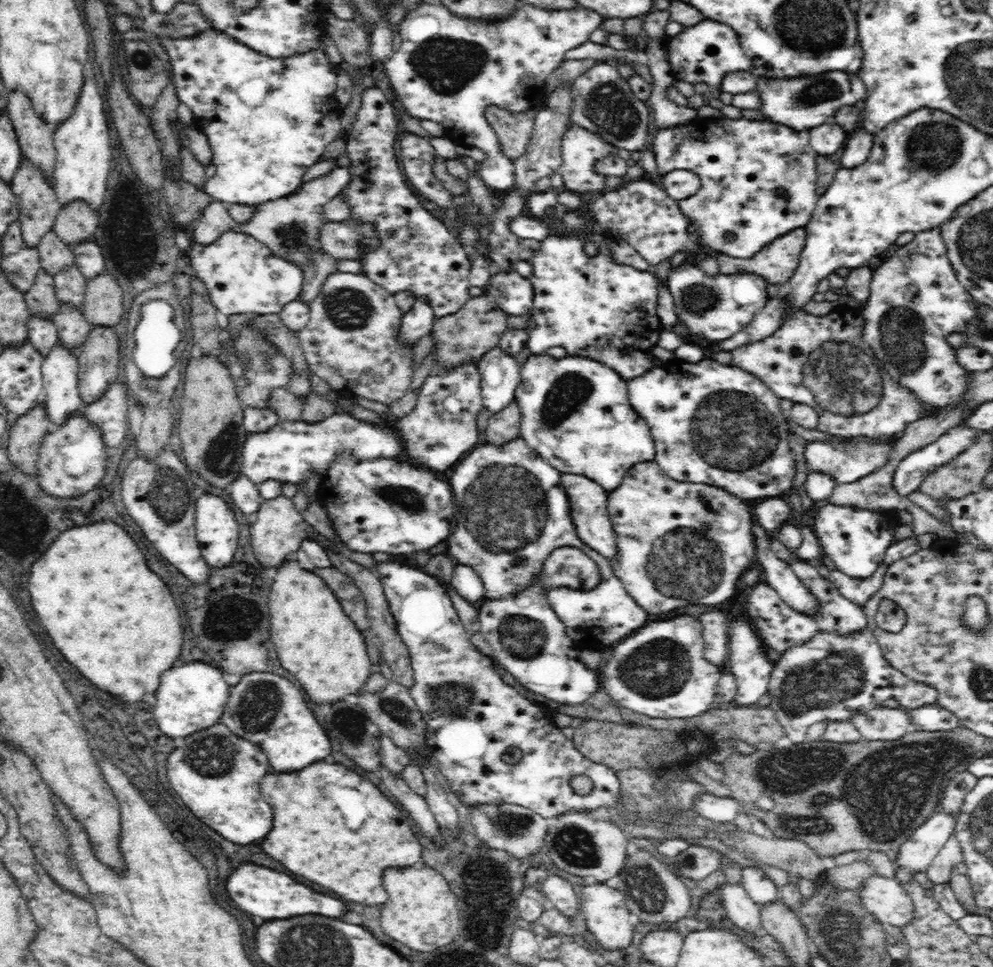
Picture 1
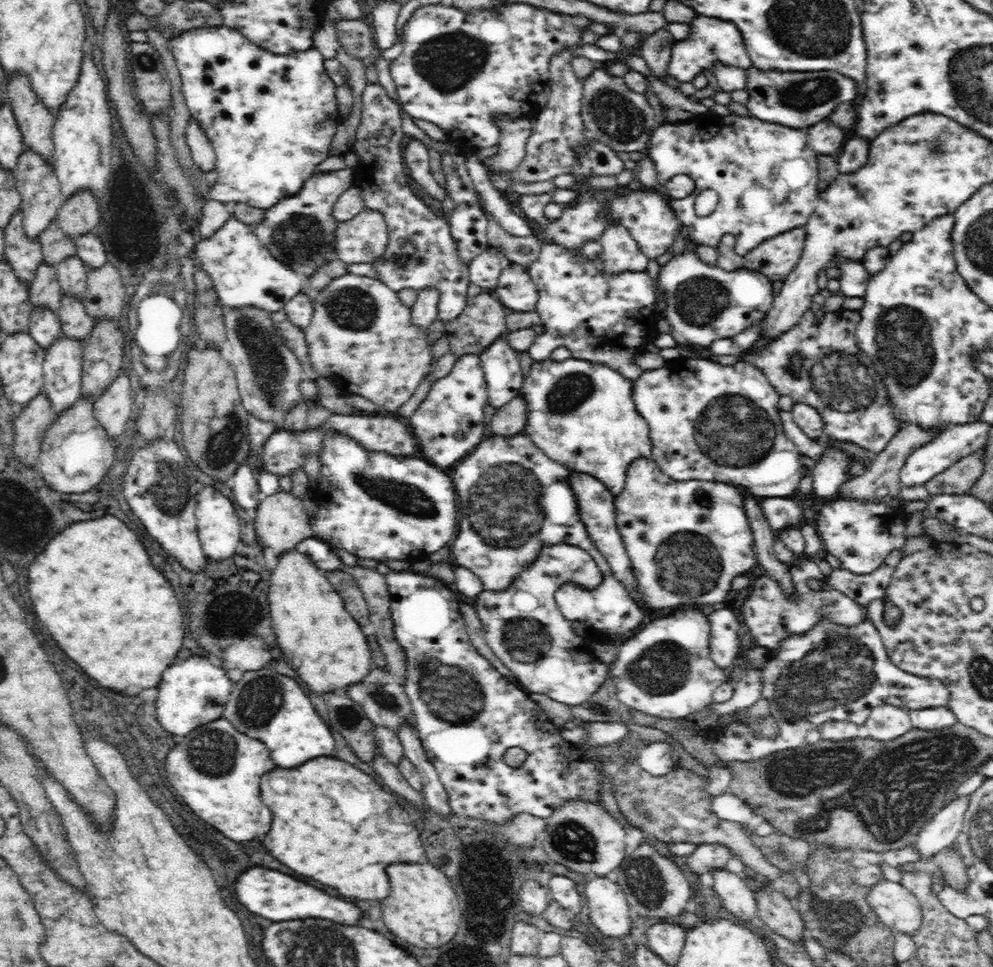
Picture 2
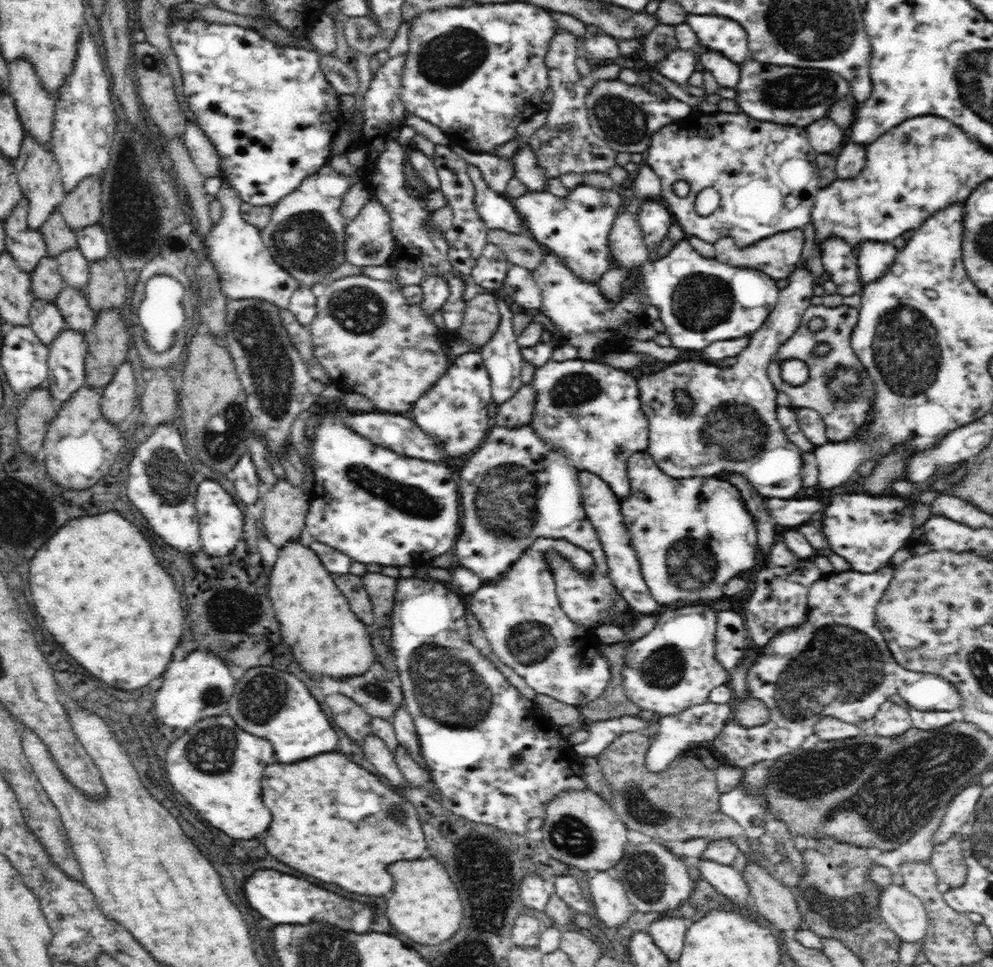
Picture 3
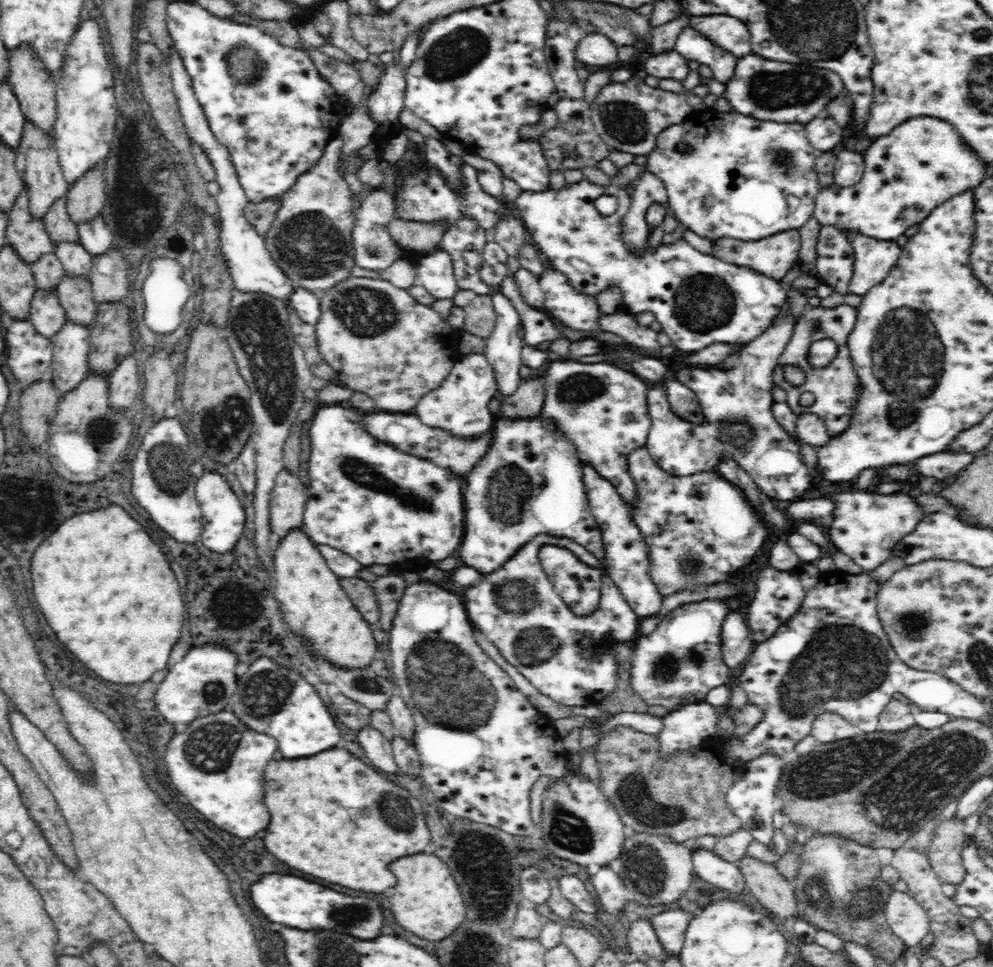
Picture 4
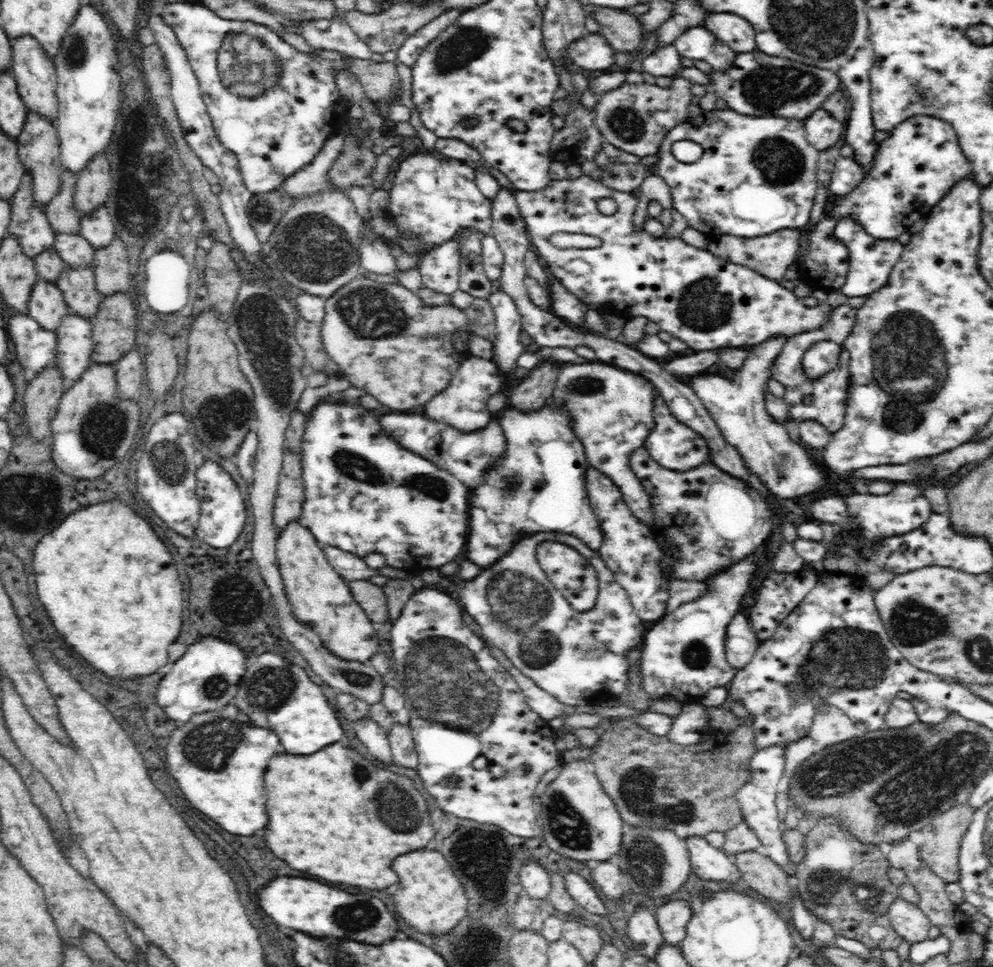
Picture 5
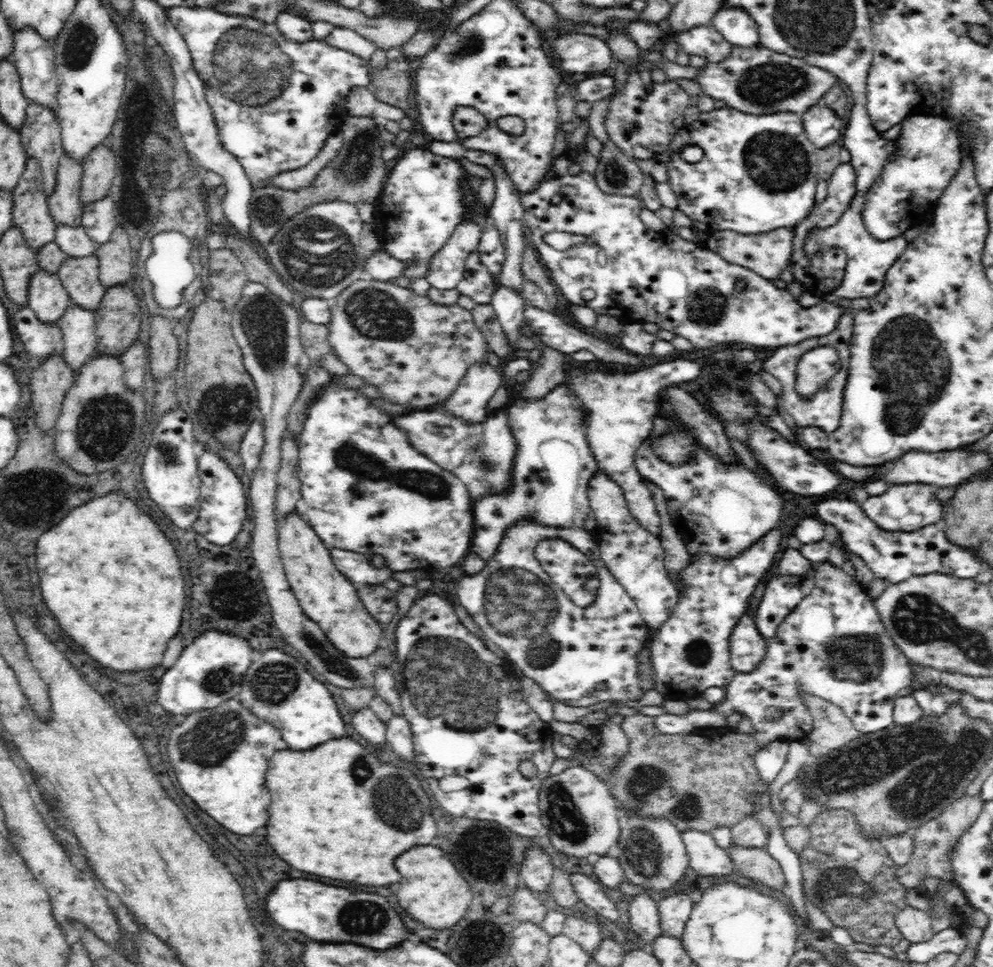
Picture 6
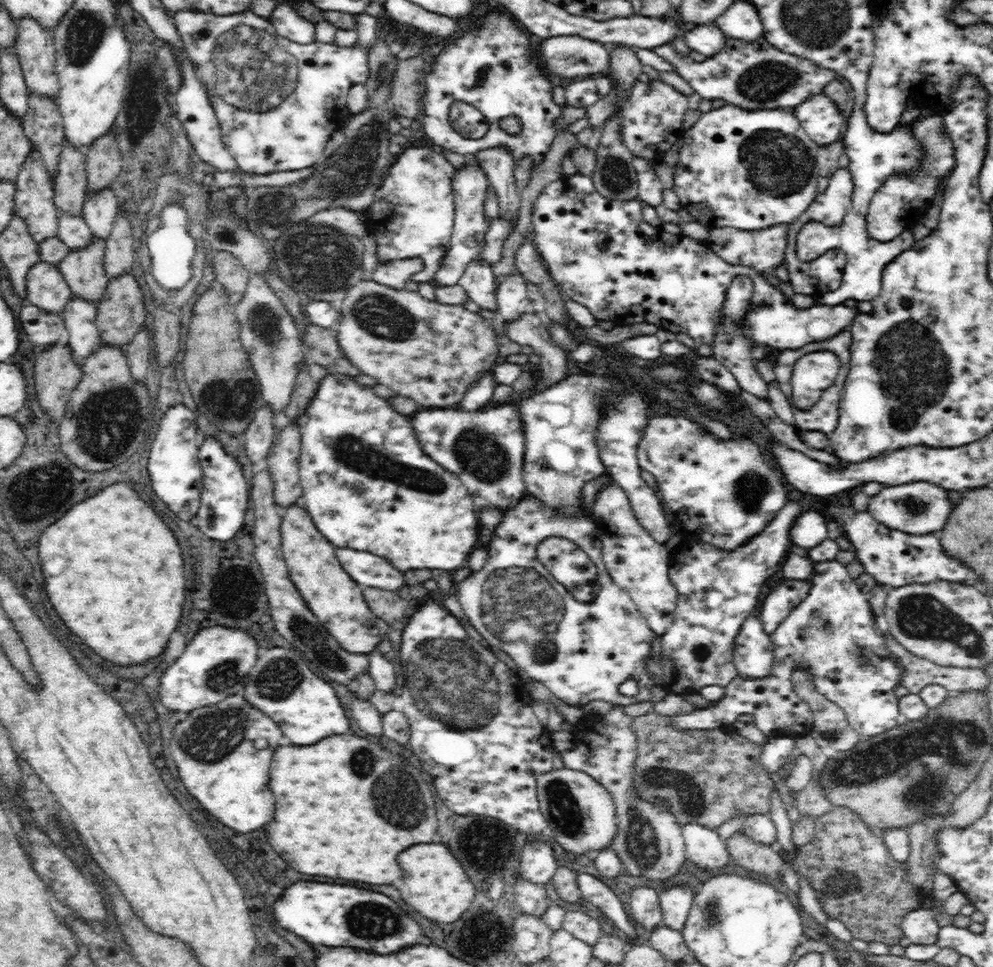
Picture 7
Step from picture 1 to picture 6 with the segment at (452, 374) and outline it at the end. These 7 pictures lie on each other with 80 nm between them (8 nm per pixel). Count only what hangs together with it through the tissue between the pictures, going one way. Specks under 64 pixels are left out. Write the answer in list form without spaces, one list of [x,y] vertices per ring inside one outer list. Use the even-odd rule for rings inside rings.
[[[489,363],[470,366],[450,400],[433,408],[448,410],[468,421],[481,421],[489,412],[488,401],[502,386],[502,374]]]

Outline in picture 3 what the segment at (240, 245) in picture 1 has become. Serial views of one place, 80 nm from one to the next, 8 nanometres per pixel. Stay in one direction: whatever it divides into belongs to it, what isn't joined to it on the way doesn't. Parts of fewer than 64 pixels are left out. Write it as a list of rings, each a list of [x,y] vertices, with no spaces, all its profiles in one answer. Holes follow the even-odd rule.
[[[222,178],[222,186],[214,197],[222,204],[223,214],[218,224],[205,238],[208,258],[214,263],[223,295],[228,300],[238,298],[260,298],[274,303],[280,309],[287,309],[294,290],[302,286],[286,269],[274,260],[265,243],[261,239],[260,231],[242,216],[242,199],[228,183],[228,178]]]

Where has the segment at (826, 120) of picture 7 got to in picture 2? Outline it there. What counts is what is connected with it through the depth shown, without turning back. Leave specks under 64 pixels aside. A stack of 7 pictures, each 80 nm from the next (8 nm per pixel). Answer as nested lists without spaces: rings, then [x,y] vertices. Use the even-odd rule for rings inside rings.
[[[828,120],[814,124],[807,129],[809,146],[819,155],[835,155],[845,144],[844,129]]]

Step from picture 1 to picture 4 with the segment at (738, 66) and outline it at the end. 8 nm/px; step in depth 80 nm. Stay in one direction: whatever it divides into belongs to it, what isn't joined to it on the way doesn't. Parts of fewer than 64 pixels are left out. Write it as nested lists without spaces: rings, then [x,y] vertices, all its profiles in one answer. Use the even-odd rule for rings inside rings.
[[[711,14],[694,16],[689,18],[689,26],[703,34],[708,40],[717,44],[720,48],[731,52],[737,59],[752,53],[752,42],[749,27],[745,21],[726,14]],[[675,50],[652,54],[645,64],[648,75],[658,79],[672,79],[682,82],[691,71],[688,67],[688,59]]]

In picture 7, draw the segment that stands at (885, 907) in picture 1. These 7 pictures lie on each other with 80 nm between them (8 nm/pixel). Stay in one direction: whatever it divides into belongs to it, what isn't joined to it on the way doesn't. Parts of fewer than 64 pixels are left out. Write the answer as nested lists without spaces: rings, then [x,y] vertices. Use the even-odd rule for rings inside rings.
[[[929,909],[911,910],[901,918],[903,936],[912,944],[929,945],[937,941],[940,927]]]

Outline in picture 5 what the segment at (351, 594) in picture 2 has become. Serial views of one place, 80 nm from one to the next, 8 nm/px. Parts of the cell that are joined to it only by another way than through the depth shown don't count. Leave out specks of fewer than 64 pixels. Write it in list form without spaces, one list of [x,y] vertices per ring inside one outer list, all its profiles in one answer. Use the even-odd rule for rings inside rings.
[[[350,581],[348,584],[354,600],[363,608],[373,624],[389,622],[390,610],[382,588],[371,584],[370,581]]]

